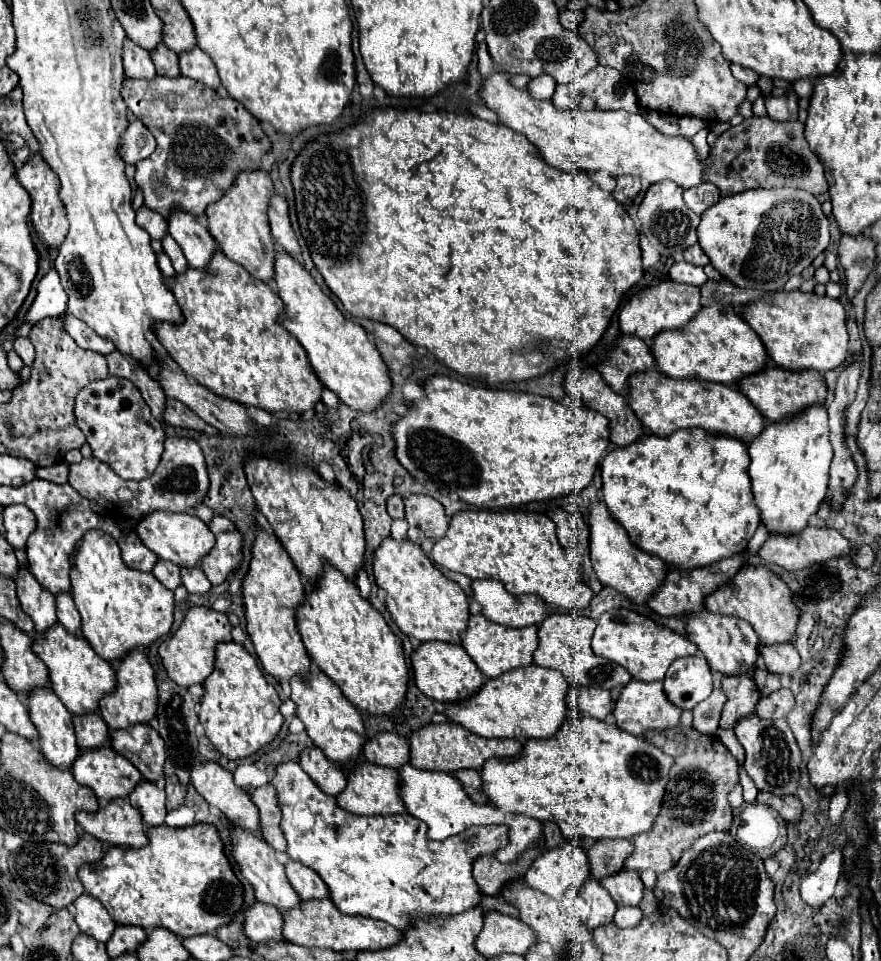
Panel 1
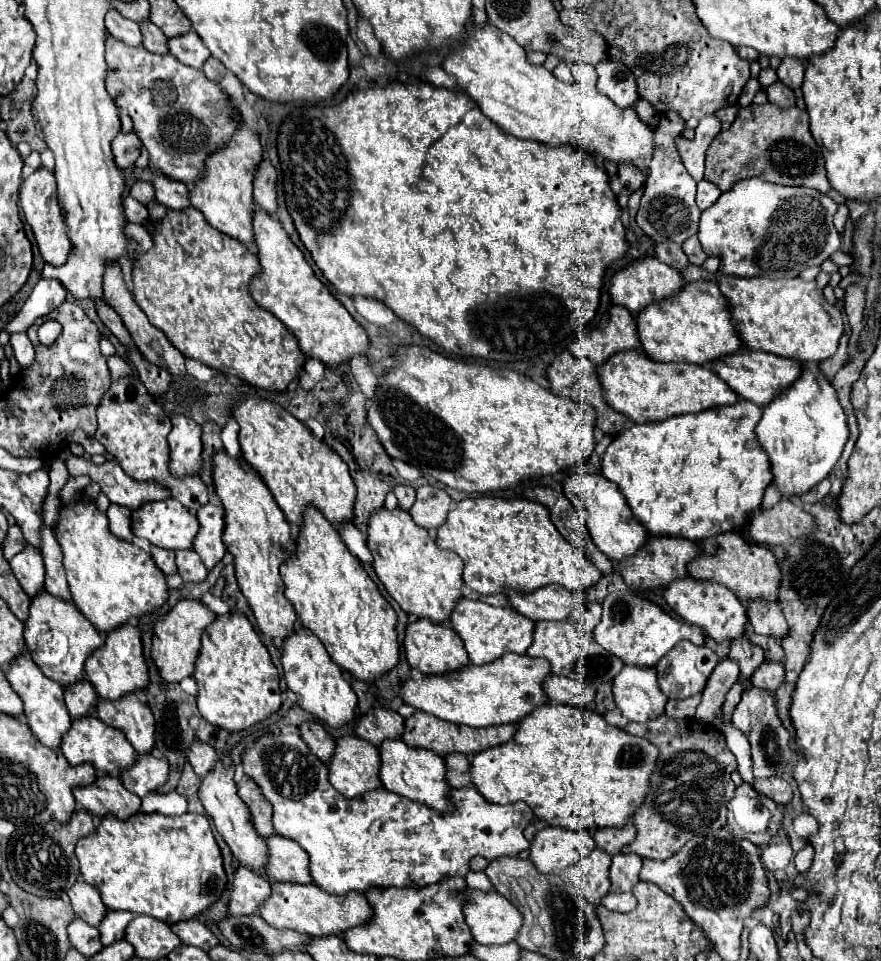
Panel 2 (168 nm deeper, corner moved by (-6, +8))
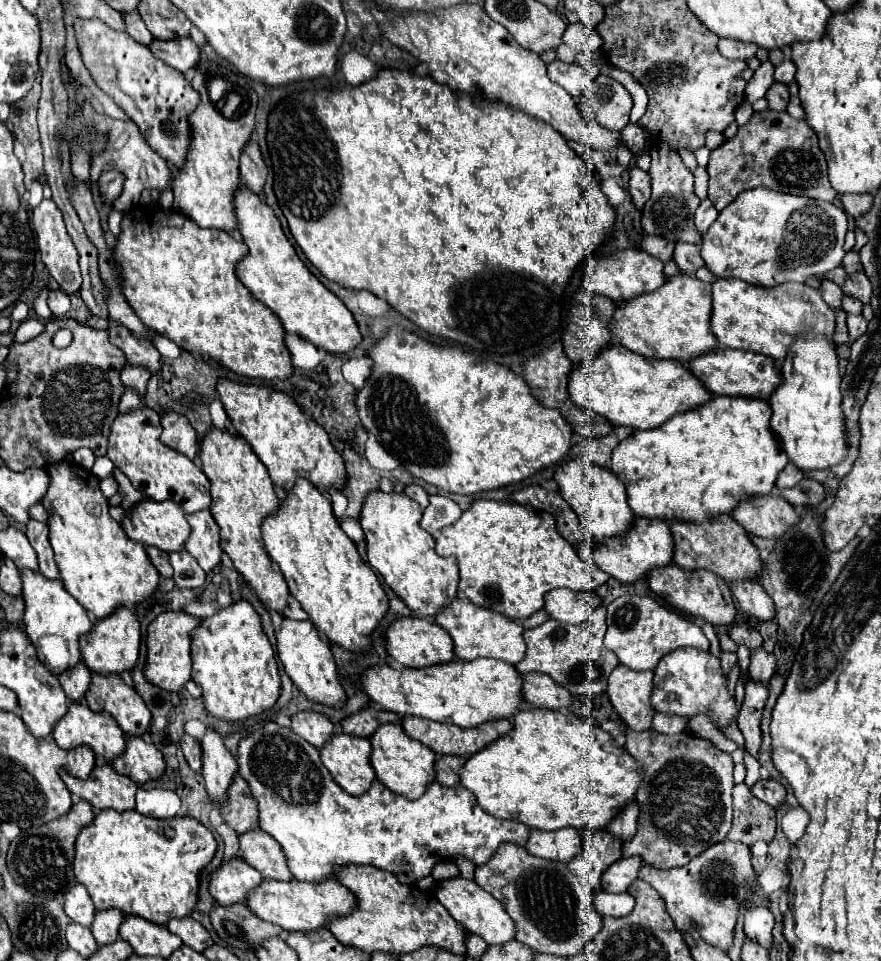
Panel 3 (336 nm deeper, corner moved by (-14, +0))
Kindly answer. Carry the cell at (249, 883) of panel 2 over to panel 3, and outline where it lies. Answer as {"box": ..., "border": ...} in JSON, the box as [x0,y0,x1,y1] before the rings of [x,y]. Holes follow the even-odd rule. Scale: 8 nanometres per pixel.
{"box":[208,858,262,904],"border":[[[232,858],[230,862],[222,862],[218,870],[214,870],[208,876],[208,888],[212,898],[222,904],[236,904],[236,902],[246,902],[248,890],[256,888],[260,884],[262,874],[256,872],[246,860],[242,858]]]}

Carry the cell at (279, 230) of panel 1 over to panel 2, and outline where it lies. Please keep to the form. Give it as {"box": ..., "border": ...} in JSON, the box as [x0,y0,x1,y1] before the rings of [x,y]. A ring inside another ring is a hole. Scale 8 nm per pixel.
{"box":[254,158,278,218],"border":[[[266,158],[258,166],[258,174],[256,174],[256,180],[254,180],[254,200],[258,202],[260,210],[264,210],[266,214],[270,214],[274,218],[276,218],[276,210],[278,210],[276,178],[278,178],[278,172],[270,164],[270,160]]]}

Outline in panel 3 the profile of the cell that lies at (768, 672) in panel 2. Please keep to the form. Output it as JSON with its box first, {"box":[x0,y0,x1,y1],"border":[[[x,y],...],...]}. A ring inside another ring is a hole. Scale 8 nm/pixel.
{"box":[748,648,776,684],"border":[[[756,648],[750,650],[750,668],[748,668],[750,676],[762,684],[768,684],[768,680],[772,678],[772,674],[776,672],[776,658],[774,654],[766,652],[764,648]]]}

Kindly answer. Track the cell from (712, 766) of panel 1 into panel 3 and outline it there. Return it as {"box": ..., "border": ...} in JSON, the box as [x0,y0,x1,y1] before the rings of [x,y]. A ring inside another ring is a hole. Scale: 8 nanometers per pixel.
{"box":[622,730,734,870],"border":[[[626,730],[626,750],[630,752],[630,756],[634,756],[636,762],[640,762],[640,770],[644,772],[642,776],[642,786],[638,788],[636,792],[636,800],[640,804],[640,816],[638,816],[638,832],[632,840],[624,842],[622,844],[622,856],[628,858],[628,856],[634,856],[638,854],[642,858],[644,864],[648,866],[654,866],[654,868],[662,868],[662,870],[670,870],[670,868],[676,868],[676,866],[684,866],[688,864],[694,856],[698,856],[700,852],[704,852],[708,846],[720,842],[726,838],[728,830],[730,830],[730,822],[732,822],[732,788],[734,788],[734,780],[732,780],[732,768],[734,768],[734,762],[728,754],[716,750],[708,740],[702,740],[702,738],[696,738],[694,734],[690,732],[680,732],[680,734],[672,734],[672,736],[666,736],[666,734],[660,734],[660,732],[654,732],[654,730],[644,730],[644,732],[636,732],[636,730]]]}

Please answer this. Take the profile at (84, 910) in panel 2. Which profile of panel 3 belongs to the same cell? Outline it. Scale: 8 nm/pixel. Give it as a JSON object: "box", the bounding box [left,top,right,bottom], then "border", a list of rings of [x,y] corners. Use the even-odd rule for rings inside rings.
{"box":[64,884,96,928],"border":[[[74,884],[72,888],[68,888],[64,898],[66,898],[64,912],[68,914],[68,918],[72,922],[78,922],[78,924],[90,928],[96,908],[94,908],[94,902],[92,902],[90,894],[86,892],[86,888],[82,884]]]}

